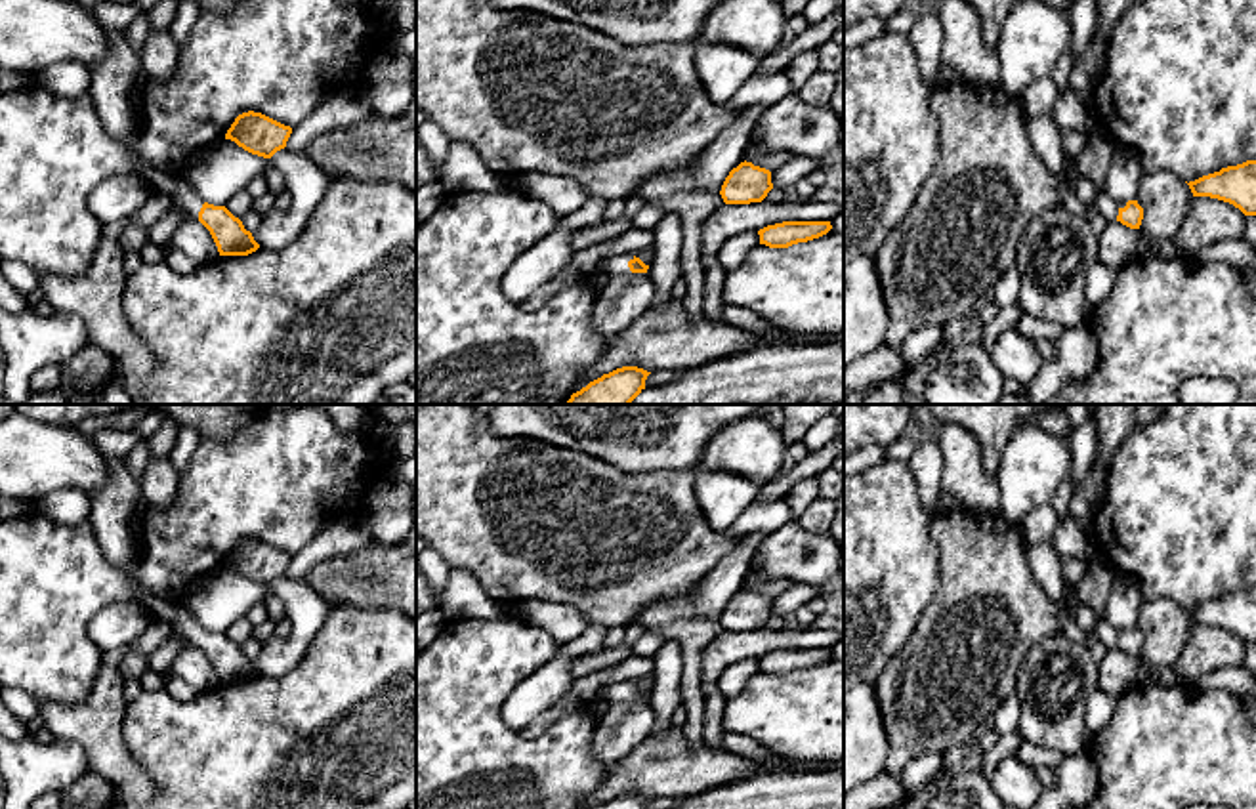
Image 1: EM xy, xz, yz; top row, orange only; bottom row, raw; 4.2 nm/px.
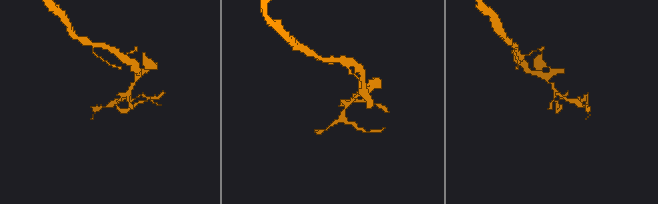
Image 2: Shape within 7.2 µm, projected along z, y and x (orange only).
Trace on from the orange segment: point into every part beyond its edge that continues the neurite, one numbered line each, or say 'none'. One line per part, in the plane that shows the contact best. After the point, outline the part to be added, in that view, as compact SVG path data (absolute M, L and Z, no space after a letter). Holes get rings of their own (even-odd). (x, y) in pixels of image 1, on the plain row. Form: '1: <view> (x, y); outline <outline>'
none

